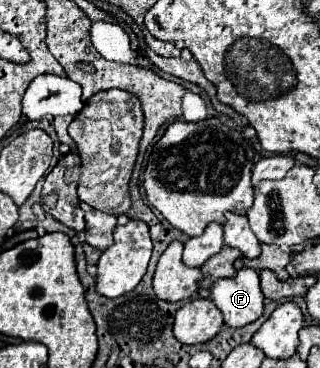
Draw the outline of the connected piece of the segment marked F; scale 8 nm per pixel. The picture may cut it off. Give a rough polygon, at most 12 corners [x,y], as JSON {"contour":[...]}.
{"contour":[[259,273],[217,279],[211,301],[229,327],[263,315]]}

